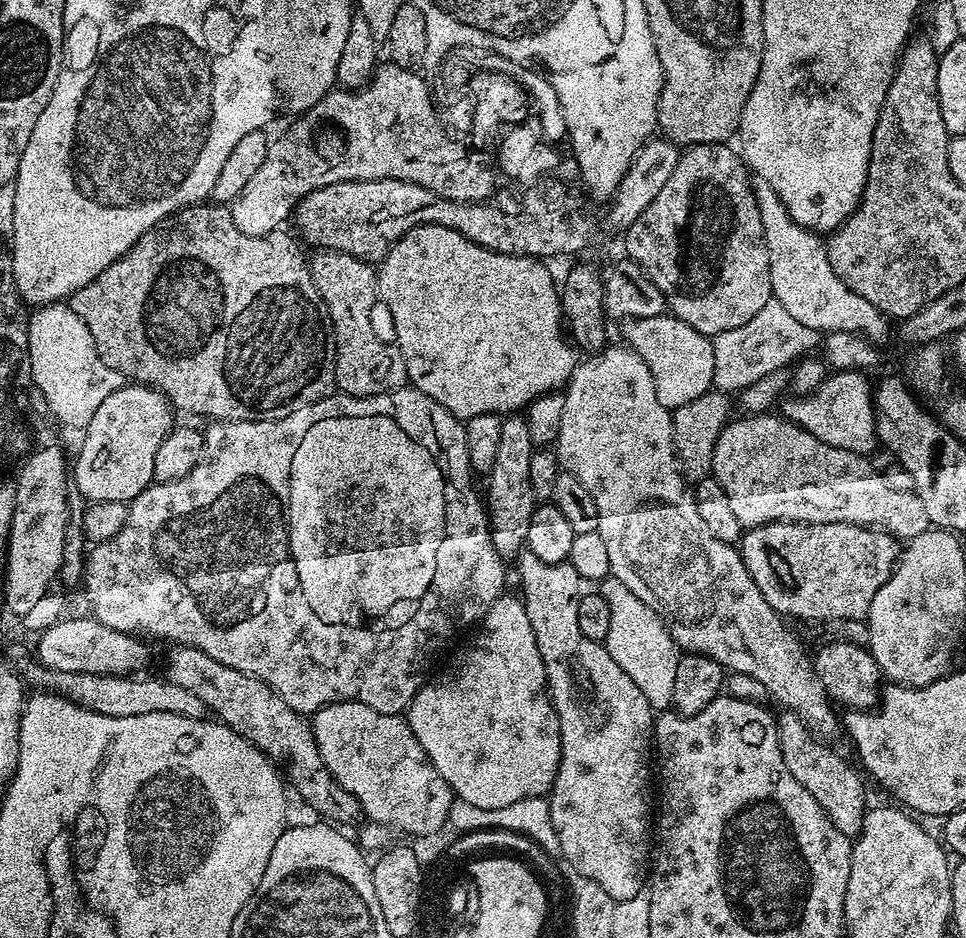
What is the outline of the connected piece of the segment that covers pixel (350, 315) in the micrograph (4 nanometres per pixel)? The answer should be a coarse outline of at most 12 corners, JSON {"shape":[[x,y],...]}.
{"shape":[[320,250],[312,281],[336,340],[336,387],[409,387],[406,358],[372,325],[378,272]]}

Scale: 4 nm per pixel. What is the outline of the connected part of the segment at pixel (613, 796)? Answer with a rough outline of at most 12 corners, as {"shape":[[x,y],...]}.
{"shape":[[521,551],[560,723],[550,818],[631,902],[654,828],[654,709],[578,626],[582,581]]}

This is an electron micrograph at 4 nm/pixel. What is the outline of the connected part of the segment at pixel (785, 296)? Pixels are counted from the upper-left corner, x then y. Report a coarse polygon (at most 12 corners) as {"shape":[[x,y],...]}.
{"shape":[[754,184],[773,297],[802,326],[881,342],[889,317],[834,274],[825,241]]}

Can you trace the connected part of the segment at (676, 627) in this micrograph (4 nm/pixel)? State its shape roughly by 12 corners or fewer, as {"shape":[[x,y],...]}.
{"shape":[[633,348],[581,359],[554,445],[612,576],[817,736],[837,709],[702,523]]}

